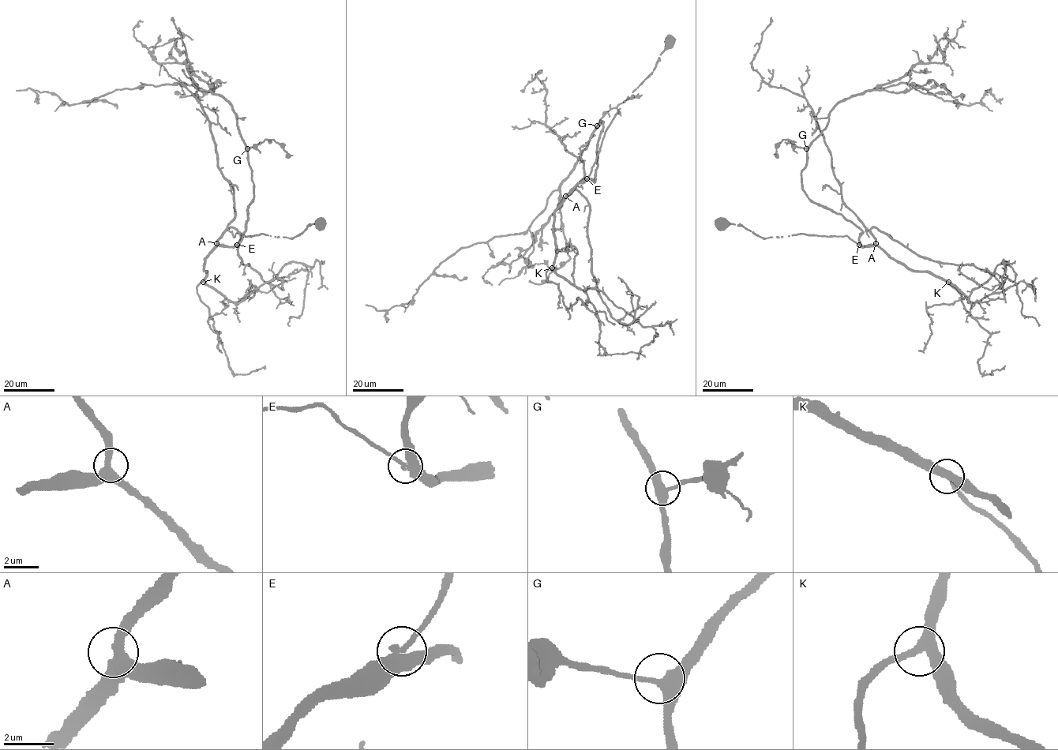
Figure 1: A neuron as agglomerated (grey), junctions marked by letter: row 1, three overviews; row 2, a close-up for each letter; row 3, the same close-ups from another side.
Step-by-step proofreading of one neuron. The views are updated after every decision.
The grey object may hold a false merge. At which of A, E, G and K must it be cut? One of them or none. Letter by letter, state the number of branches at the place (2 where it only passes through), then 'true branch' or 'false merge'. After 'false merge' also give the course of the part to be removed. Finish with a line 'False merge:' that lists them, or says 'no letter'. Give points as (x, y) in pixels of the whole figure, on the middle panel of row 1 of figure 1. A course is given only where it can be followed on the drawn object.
A: branches 3; true branch
E: branches 3; true branch
G: branches 3; true branch
K: branches 3; true branch
False merge: no letter

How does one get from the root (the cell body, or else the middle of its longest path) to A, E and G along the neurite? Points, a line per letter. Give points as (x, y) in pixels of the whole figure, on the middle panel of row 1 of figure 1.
A: (669, 42), (669, 46), (660, 54), (653, 72), (627, 98), (606, 130), (590, 173), (565, 196)
E: (669, 42), (669, 46), (660, 54), (653, 72), (620, 107), (605, 131), (596, 161), (587, 178)
G: (669, 42), (653, 72), (627, 98), (606, 130), (587, 177), (594, 181), (597, 141), (603, 122), (597, 125)

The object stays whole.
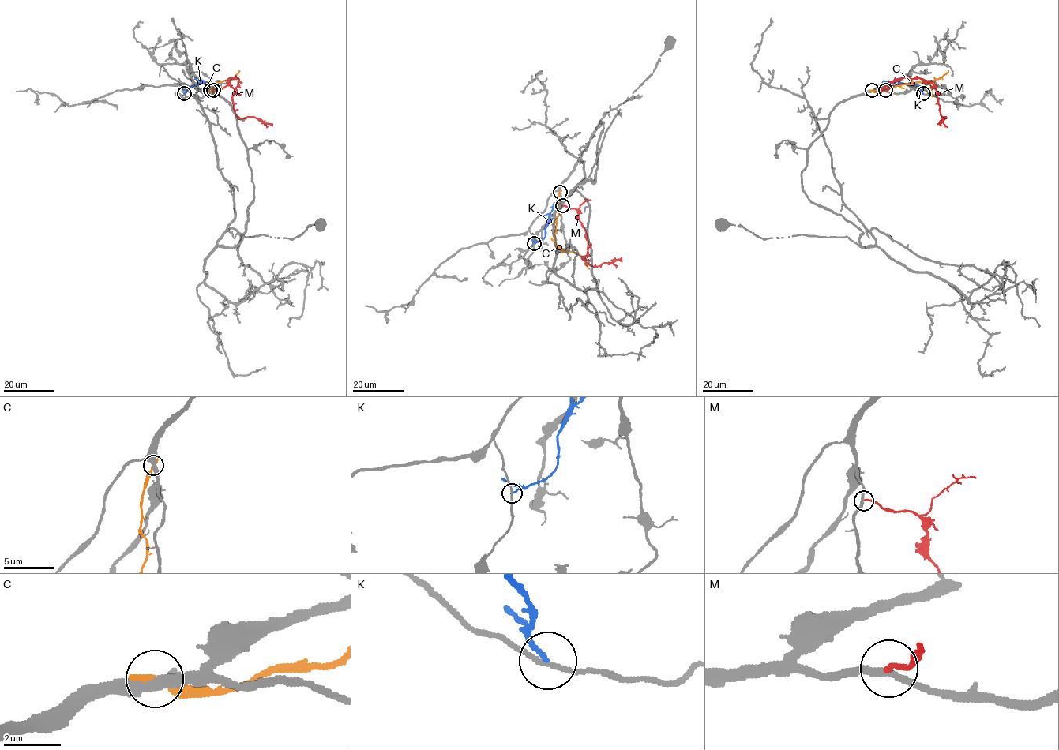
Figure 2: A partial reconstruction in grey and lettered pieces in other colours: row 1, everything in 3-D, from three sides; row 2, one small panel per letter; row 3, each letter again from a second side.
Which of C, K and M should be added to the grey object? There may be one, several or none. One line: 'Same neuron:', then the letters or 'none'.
Same neuron: none

